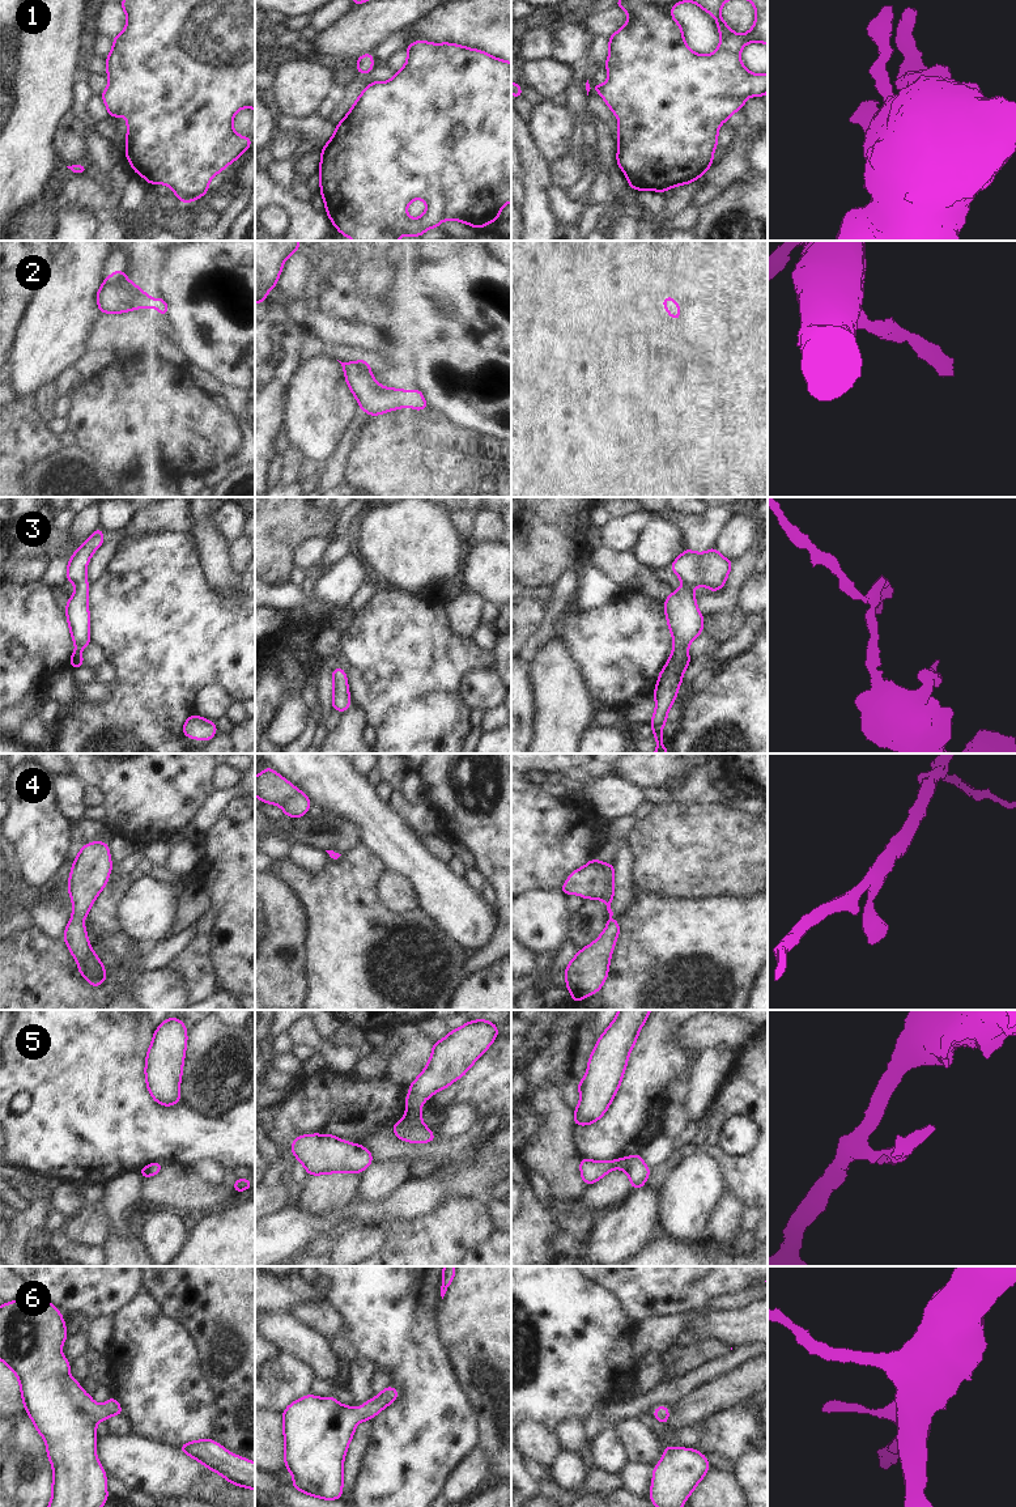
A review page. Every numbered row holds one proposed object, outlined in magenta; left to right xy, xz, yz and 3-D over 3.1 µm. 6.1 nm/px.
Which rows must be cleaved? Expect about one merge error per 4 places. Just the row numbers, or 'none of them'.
none of them

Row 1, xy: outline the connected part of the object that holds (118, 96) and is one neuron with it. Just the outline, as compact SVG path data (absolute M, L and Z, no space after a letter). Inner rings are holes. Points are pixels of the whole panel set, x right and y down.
M123 0L120 3L128 22L124 30L112 38L112 51L106 56L106 75L110 77L109 86L101 94L109 116L127 116L128 135L126 157L131 167L146 179L149 184L162 183L171 187L182 203L191 203L205 195L209 181L229 164L233 164L246 152L252 137L241 137L233 128L231 122L239 109L255 110L255 0Z

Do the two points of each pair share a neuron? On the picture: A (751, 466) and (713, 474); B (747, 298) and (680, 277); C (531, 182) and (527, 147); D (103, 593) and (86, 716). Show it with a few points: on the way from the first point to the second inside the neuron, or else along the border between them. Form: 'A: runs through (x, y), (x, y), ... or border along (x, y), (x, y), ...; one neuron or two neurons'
A: border along (711, 454), (735, 458), (739, 462), (740, 480); two neurons
B: runs through (730, 281), (726, 277), (697, 277); one neuron
C: runs through (531, 173), (530, 156); one neuron
D: runs through (124, 627), (124, 691), (120, 695); one neuron

